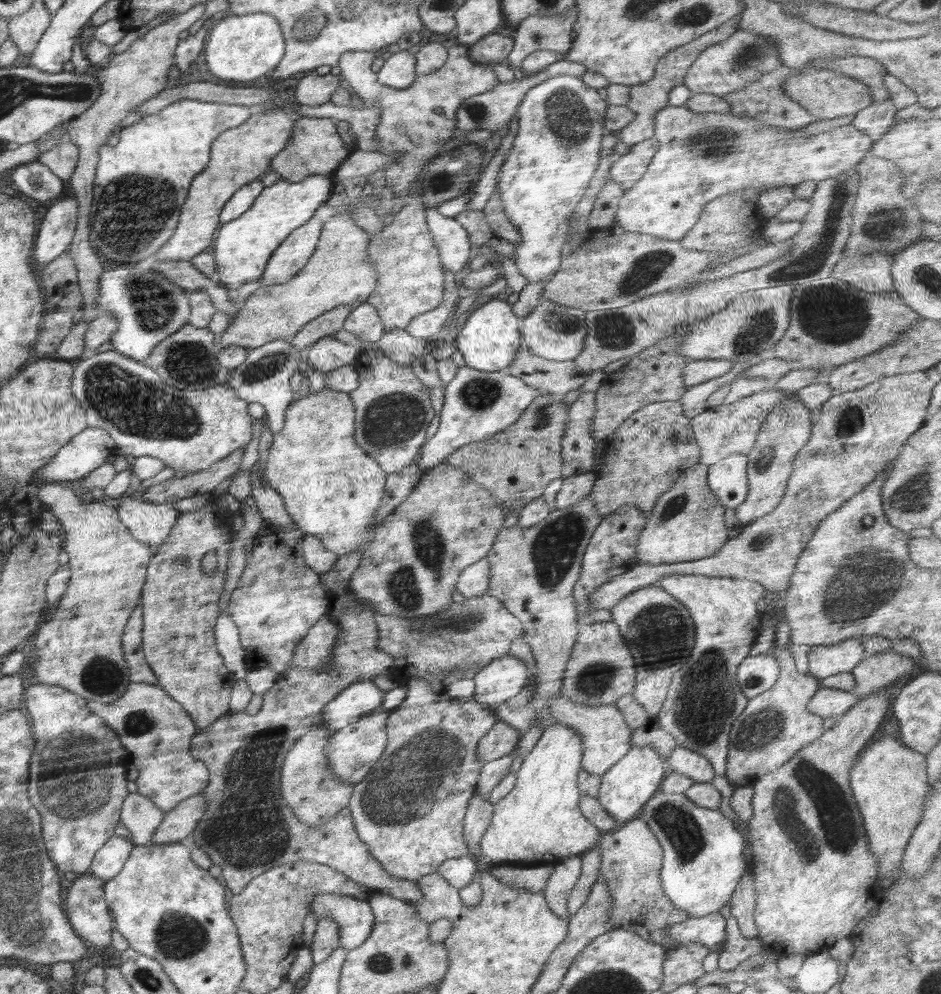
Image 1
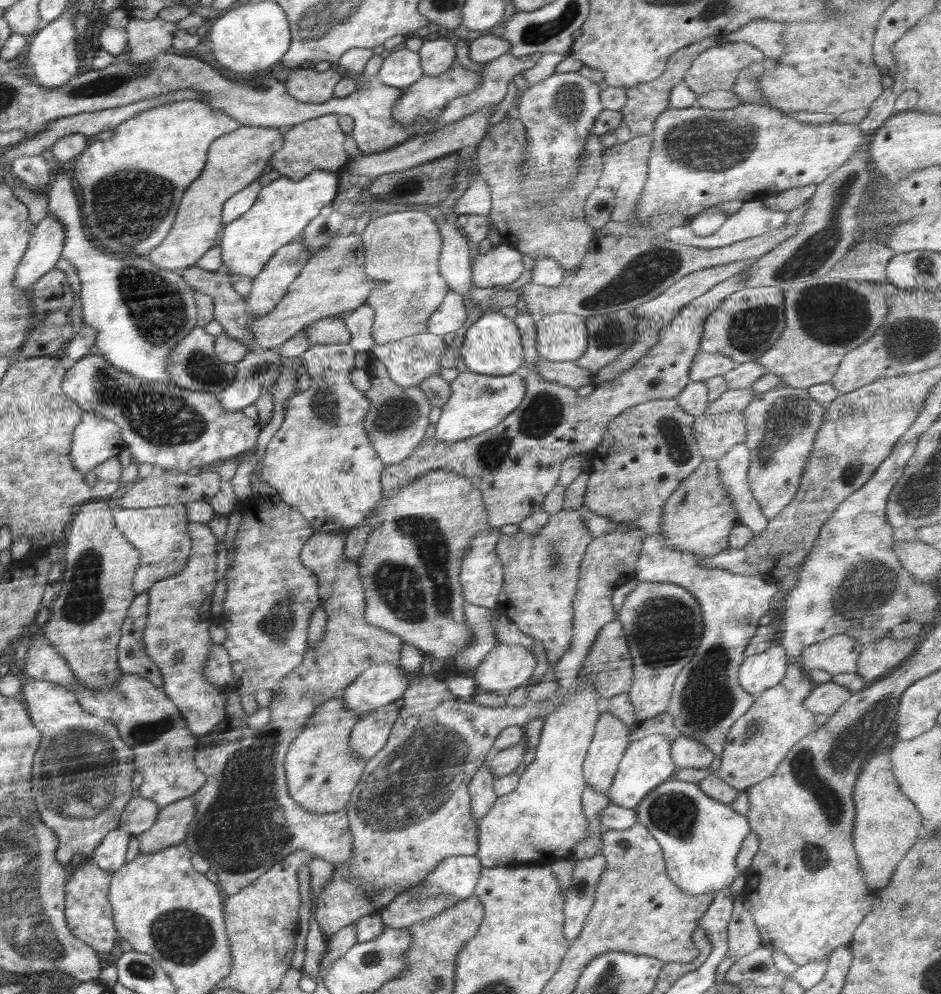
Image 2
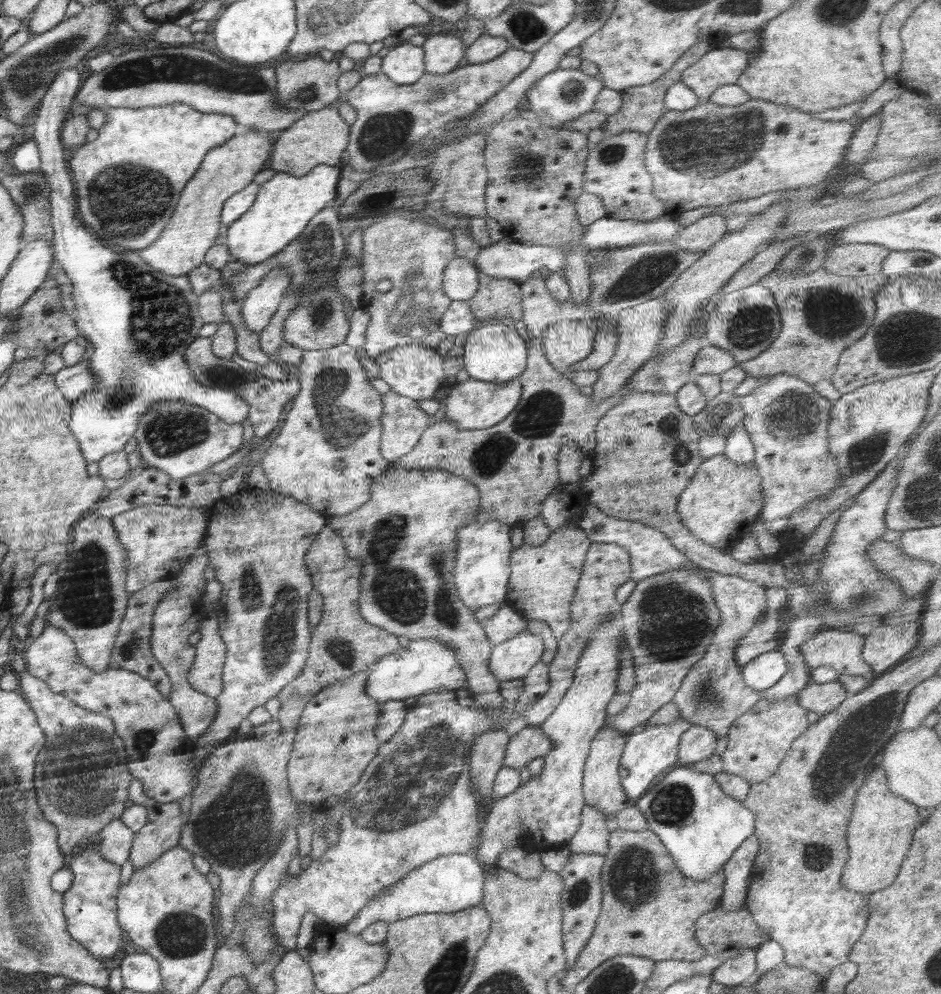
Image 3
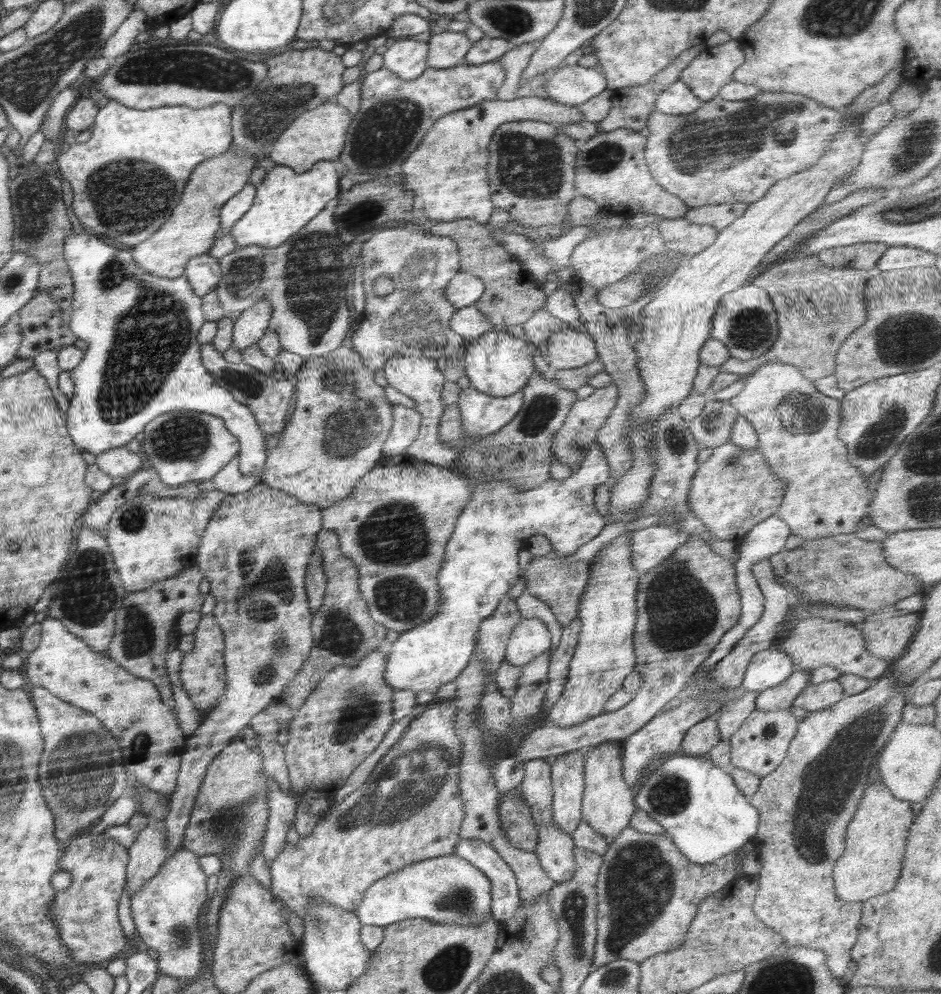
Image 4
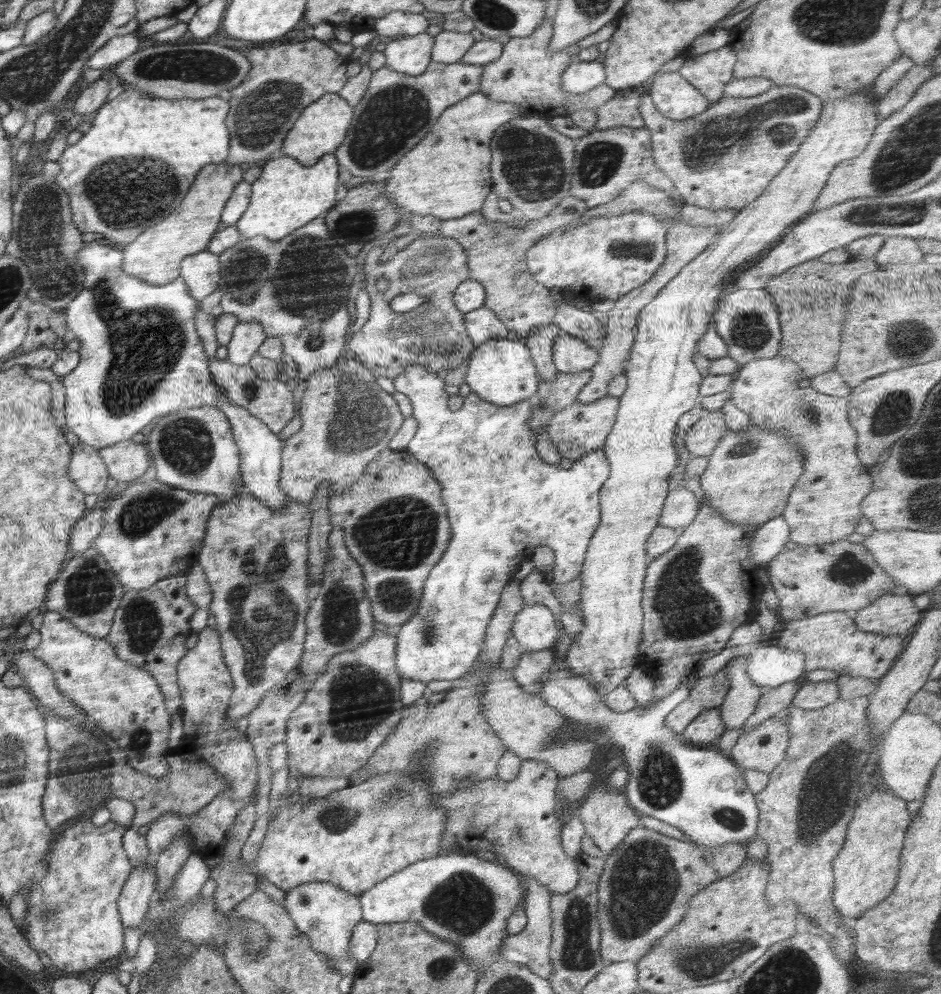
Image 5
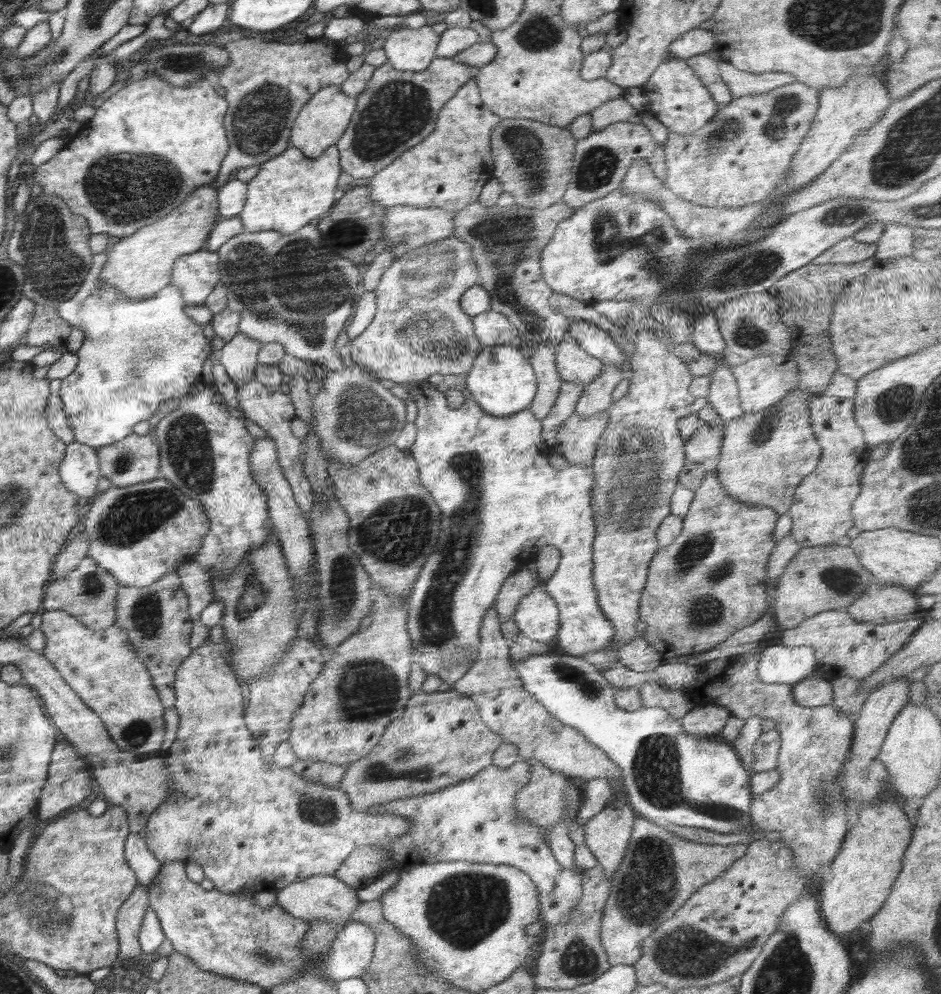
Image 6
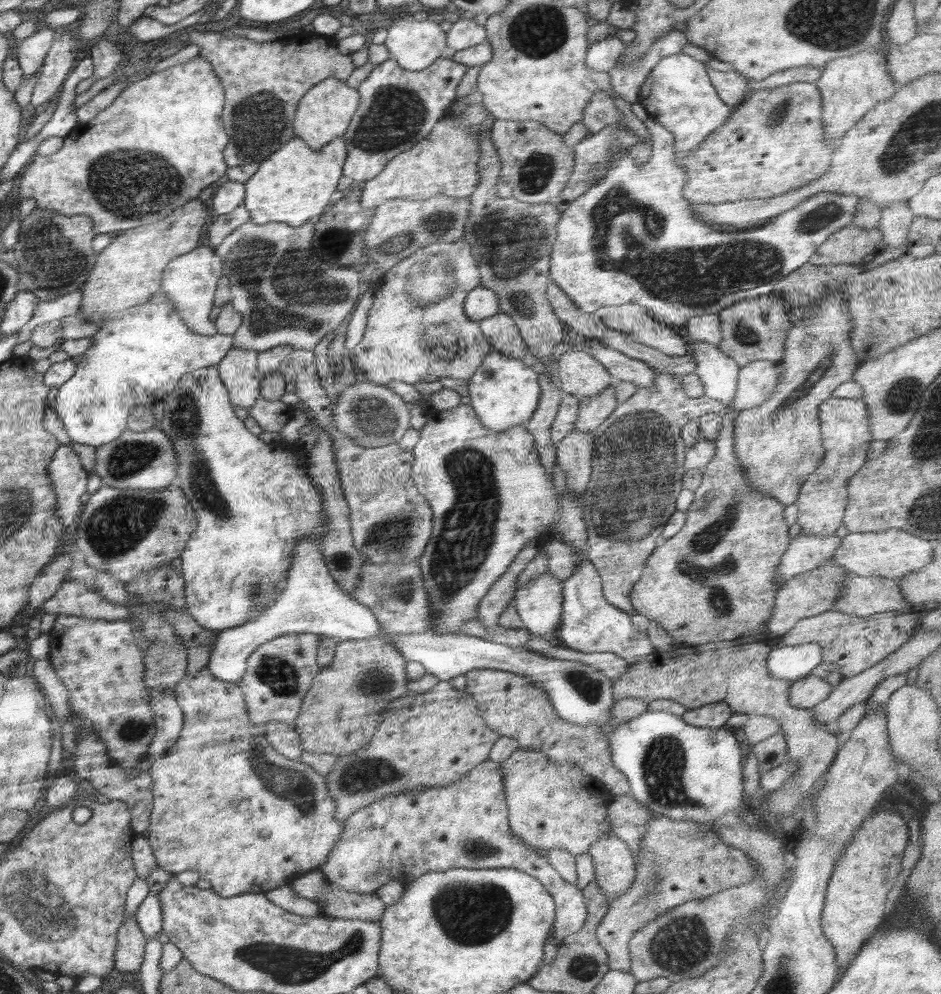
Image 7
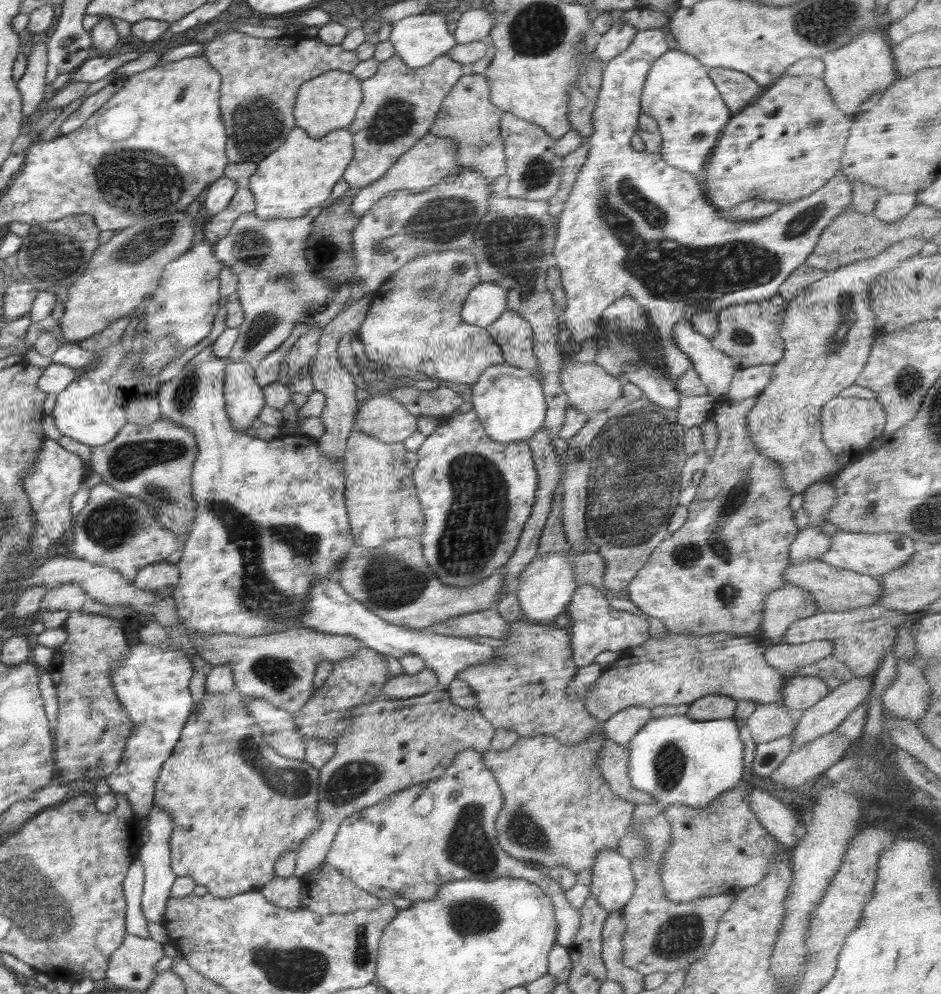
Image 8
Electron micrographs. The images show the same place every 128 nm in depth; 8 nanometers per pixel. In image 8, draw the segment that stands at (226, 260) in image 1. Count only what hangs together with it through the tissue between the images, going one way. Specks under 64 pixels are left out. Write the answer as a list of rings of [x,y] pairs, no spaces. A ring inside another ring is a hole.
[[[294,127],[282,146],[258,162],[254,174],[247,178],[247,187],[256,202],[254,215],[260,219],[296,219],[306,215],[314,207],[321,206],[331,195],[336,182],[343,177],[353,155],[353,137],[347,128],[337,128],[320,139],[312,139],[306,130]]]

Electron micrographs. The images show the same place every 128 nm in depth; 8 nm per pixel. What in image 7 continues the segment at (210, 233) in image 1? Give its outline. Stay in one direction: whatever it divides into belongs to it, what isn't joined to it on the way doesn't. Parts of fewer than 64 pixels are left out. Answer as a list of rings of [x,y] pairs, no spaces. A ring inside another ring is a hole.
[[[200,199],[188,201],[170,215],[152,224],[142,224],[136,229],[126,230],[124,233],[115,234],[112,242],[97,254],[97,261],[92,267],[86,282],[79,290],[83,292],[84,300],[81,302],[81,312],[86,322],[97,322],[105,314],[120,312],[130,307],[144,304],[153,294],[161,290],[161,274],[165,266],[173,259],[182,254],[188,254],[198,248],[198,238],[203,228],[206,228],[208,218],[207,208]]]

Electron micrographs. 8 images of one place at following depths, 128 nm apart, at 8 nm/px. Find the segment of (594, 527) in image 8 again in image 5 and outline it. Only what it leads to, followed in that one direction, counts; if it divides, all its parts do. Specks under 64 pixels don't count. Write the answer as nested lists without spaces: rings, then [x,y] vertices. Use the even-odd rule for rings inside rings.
[[[859,92],[844,96],[844,99],[823,102],[818,123],[798,152],[770,181],[764,192],[754,202],[740,209],[732,222],[718,233],[715,242],[683,266],[640,311],[635,341],[625,364],[627,387],[619,398],[614,426],[600,447],[606,454],[610,472],[599,492],[601,521],[590,539],[581,572],[579,607],[582,610],[584,628],[582,634],[570,645],[564,661],[574,674],[586,678],[602,698],[618,686],[624,685],[622,681],[637,668],[638,645],[641,644],[643,626],[641,600],[646,570],[650,564],[646,559],[646,543],[650,533],[657,527],[665,498],[670,492],[668,478],[679,463],[674,437],[678,419],[700,403],[699,386],[703,376],[692,360],[692,355],[696,353],[695,344],[706,334],[707,326],[713,320],[713,313],[729,290],[731,277],[741,272],[747,262],[759,258],[778,243],[794,223],[802,221],[806,215],[813,212],[812,207],[834,167],[856,158],[866,149],[872,132],[882,122],[877,116],[877,103],[873,104],[866,95]]]

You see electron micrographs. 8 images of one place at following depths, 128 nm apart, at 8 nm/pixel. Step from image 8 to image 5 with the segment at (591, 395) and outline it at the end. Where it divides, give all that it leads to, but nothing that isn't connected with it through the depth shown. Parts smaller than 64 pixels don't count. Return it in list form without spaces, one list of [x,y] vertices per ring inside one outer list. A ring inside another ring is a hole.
[[[562,333],[553,346],[553,363],[561,373],[578,374],[598,363],[599,352],[578,337]]]

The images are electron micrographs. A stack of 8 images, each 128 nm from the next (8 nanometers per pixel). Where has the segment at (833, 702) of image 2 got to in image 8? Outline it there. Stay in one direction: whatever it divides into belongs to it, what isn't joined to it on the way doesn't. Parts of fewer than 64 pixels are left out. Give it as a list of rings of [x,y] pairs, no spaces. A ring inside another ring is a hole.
[[[817,676],[787,677],[781,689],[784,706],[794,711],[805,711],[831,692],[824,680]]]

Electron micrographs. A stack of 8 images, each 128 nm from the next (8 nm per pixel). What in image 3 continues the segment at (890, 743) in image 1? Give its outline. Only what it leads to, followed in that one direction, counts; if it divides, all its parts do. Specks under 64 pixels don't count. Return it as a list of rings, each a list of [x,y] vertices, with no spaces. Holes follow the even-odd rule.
[[[882,767],[871,768],[864,784],[854,800],[854,814],[846,834],[850,846],[848,868],[844,868],[844,886],[854,892],[870,894],[892,884],[900,864],[907,855],[915,830],[921,825],[918,807],[895,795],[887,785],[887,776]]]

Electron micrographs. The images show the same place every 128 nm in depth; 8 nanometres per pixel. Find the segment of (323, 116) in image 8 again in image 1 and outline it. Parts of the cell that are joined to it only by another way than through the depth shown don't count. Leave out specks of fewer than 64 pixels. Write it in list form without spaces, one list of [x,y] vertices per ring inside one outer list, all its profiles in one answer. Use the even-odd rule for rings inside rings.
[[[301,118],[293,126],[292,137],[287,146],[269,164],[270,170],[280,174],[282,179],[300,182],[314,174],[334,174],[337,168],[350,156],[351,148],[339,136],[334,120],[328,118]]]

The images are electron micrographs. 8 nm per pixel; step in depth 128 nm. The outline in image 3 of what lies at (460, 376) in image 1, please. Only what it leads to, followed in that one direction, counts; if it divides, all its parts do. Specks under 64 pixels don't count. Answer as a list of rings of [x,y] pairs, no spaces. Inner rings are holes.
[[[469,377],[450,388],[449,397],[445,402],[445,418],[453,420],[464,430],[490,428],[502,422],[516,408],[521,394],[522,385],[518,378],[498,384]]]

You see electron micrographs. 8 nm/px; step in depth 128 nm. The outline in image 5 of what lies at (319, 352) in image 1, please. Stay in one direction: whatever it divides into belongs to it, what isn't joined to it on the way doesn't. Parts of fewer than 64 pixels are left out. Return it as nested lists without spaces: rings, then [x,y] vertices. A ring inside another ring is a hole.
[[[345,353],[334,366],[314,371],[307,378],[307,388],[301,398],[299,415],[302,426],[298,432],[290,435],[283,443],[281,450],[281,471],[279,485],[285,490],[290,500],[309,503],[319,490],[321,482],[329,482],[329,494],[346,490],[354,484],[366,467],[383,450],[396,434],[403,423],[404,417],[400,413],[398,403],[391,394],[384,391],[378,383],[377,377],[354,357]]]

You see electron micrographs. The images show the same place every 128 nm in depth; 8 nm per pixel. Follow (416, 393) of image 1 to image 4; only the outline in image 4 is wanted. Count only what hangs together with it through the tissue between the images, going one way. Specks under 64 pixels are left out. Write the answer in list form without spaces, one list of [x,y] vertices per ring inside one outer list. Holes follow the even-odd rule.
[[[392,405],[392,428],[384,441],[384,456],[404,454],[418,436],[421,414],[416,409],[403,405]]]

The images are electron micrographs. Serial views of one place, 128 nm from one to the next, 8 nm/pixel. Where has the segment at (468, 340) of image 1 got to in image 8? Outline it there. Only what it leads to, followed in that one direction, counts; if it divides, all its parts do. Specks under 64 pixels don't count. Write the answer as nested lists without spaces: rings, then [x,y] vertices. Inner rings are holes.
[[[505,362],[489,366],[472,385],[471,393],[473,411],[480,419],[485,433],[496,442],[528,442],[544,425],[547,402],[541,382],[534,371],[519,369]]]

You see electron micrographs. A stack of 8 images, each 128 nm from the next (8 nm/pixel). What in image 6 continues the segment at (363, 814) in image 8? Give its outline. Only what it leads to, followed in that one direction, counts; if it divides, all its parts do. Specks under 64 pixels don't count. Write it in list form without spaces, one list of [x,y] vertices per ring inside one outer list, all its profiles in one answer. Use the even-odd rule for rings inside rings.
[[[519,760],[508,768],[501,768],[491,764],[475,774],[472,778],[458,784],[443,788],[430,794],[412,796],[392,802],[374,805],[369,813],[390,813],[400,815],[411,822],[410,831],[402,835],[398,841],[387,846],[363,846],[357,848],[339,866],[335,874],[344,884],[352,888],[363,889],[369,884],[388,878],[388,870],[396,874],[400,870],[409,869],[414,865],[424,863],[437,863],[444,861],[468,861],[490,864],[510,865],[525,872],[532,882],[535,882],[538,891],[538,902],[541,906],[541,918],[546,923],[554,924],[562,921],[565,923],[569,912],[579,903],[583,886],[581,876],[576,868],[564,868],[552,854],[548,837],[538,830],[538,826],[530,826],[525,821],[522,813],[515,807],[518,791],[527,785],[531,777],[530,765]]]

